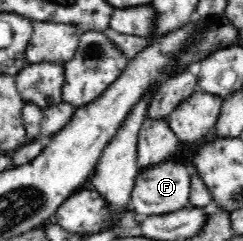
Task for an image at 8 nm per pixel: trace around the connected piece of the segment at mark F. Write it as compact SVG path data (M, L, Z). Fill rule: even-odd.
M173 158L158 165L142 167L137 175L132 190L132 207L140 215L164 215L176 209L184 209L188 205L191 191L191 175L186 161Z

